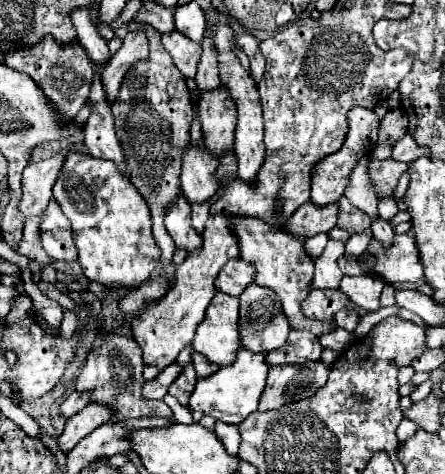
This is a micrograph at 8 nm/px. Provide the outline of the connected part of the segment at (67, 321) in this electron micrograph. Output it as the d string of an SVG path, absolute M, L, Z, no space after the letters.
M64 311L61 322L61 331L64 337L71 337L79 323L79 315L75 311Z

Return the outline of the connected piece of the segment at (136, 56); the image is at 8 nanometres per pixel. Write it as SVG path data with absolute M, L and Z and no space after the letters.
M144 29L142 31L130 31L126 35L126 39L122 41L120 51L112 57L112 61L108 61L108 69L104 69L104 73L102 73L102 81L104 81L104 87L106 87L106 93L108 93L108 101L116 99L116 93L120 91L120 85L122 85L126 71L134 63L148 59L148 53L150 53L150 47L148 47L146 31Z

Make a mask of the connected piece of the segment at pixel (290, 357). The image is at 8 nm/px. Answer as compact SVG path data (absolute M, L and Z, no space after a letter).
M292 329L286 345L268 353L268 363L294 365L294 363L304 363L304 361L318 361L320 353L322 353L322 345L318 343L316 335L300 331L300 329Z

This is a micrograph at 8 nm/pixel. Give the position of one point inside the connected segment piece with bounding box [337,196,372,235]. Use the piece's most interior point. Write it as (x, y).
(350, 218)

